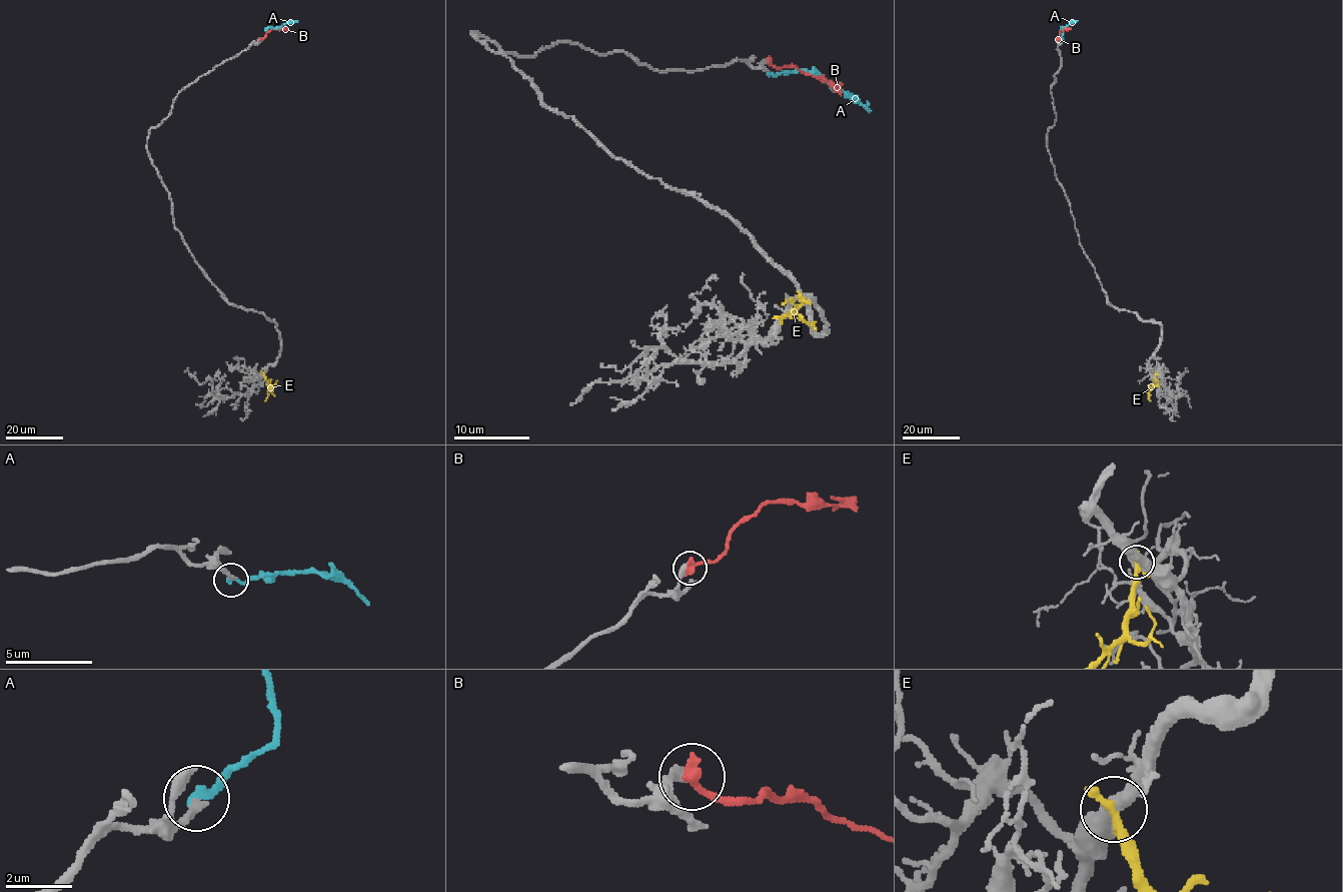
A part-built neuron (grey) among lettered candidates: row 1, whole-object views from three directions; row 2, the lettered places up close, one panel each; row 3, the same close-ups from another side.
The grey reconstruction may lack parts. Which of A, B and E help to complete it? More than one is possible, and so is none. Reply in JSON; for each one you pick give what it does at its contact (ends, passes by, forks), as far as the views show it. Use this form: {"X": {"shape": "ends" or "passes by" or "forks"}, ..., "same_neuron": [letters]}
{"A": {"shape": "ends"}, "same_neuron": ["A"]}

